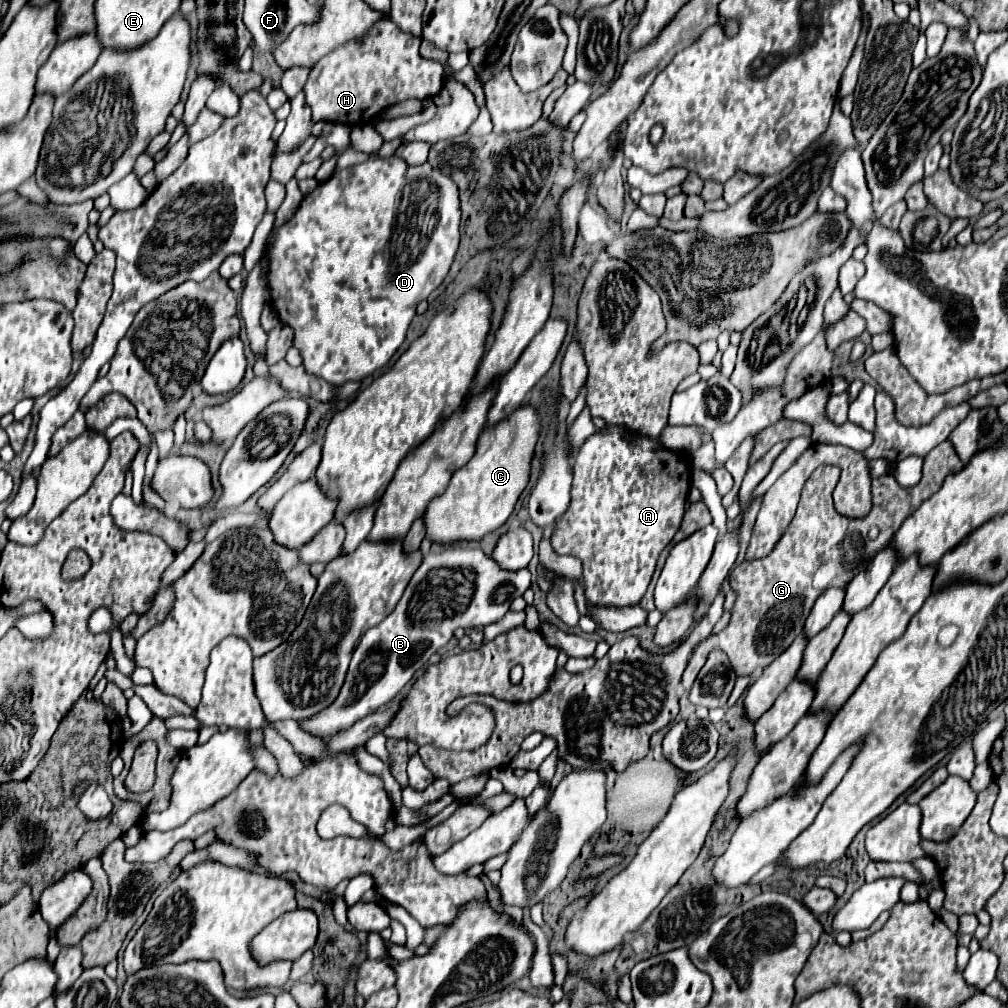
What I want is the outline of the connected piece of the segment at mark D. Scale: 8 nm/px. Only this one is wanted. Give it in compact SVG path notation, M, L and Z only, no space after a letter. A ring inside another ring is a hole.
M398 156L370 158L352 168L338 170L336 176L308 194L294 216L282 224L282 228L268 234L260 258L264 280L270 286L272 306L280 322L294 330L294 346L300 350L306 370L326 382L342 386L348 380L362 380L384 368L406 340L418 302L426 300L446 278L460 242L458 228L458 186L428 164L408 166ZM406 186L428 186L428 192L436 190L436 226L432 228L428 244L416 258L396 258L398 252L392 246L396 242L394 232Z

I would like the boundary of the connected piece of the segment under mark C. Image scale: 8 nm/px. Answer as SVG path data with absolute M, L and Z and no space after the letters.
M530 404L516 408L502 424L484 428L474 458L456 470L448 488L428 504L424 512L426 534L434 542L446 544L456 540L480 540L484 534L500 528L530 480L530 462L540 430L540 416Z

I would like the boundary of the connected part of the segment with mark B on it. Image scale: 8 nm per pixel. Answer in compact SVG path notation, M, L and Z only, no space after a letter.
M466 548L430 552L412 576L396 608L386 616L386 620L362 636L354 650L338 700L310 720L302 720L300 726L316 736L328 736L350 728L356 720L392 702L394 696L412 680L414 672L420 670L434 652L450 642L456 628L482 630L484 626L500 620L510 610L512 600L522 596L528 588L528 568L506 572L482 550L470 550L468 554Z

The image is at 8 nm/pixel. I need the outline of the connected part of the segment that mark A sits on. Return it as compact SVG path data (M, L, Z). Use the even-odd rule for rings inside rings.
M606 426L600 434L594 434L590 436L582 448L578 450L576 454L576 460L574 460L574 466L572 466L572 500L570 500L570 506L568 510L564 512L564 516L558 518L556 522L556 532L552 534L552 548L556 554L560 556L576 556L582 560L582 588L584 588L584 596L586 596L586 602L588 604L594 604L594 606L612 606L612 608L624 608L624 606L634 606L642 600L648 584L650 584L650 578L654 574L654 566L656 566L656 560L660 556L660 552L670 544L670 540L674 538L674 534L678 532L680 524L682 524L682 516L684 516L684 504L686 504L686 496L688 496L688 490L690 490L690 466L684 458L684 454L676 454L672 450L666 450L660 446L658 438L648 438L648 436L638 436L638 434L632 434L628 430L624 430L622 426Z

